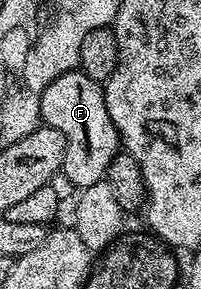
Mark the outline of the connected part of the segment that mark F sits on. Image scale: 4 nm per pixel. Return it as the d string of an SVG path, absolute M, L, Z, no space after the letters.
M80 71L59 75L45 88L41 96L41 120L48 128L59 131L63 135L65 140L63 177L66 177L71 184L77 185L76 188L82 190L91 187L106 176L111 159L114 153L118 152L119 138L115 123L107 111L102 82L91 79L86 73Z

